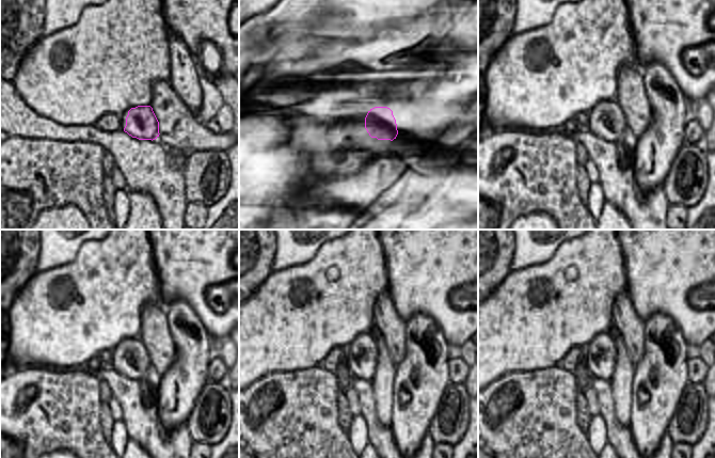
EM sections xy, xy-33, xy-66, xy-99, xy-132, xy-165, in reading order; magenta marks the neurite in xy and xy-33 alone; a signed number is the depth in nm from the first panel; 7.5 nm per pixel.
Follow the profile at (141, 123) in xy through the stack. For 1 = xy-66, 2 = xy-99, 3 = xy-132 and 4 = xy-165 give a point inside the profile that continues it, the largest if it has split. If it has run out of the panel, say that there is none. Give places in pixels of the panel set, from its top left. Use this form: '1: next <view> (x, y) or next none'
1: next xy-66 (608, 121)
2: next xy-99 (130, 358)
3: next xy-132 (362, 362)
4: next xy-165 (601, 356)

